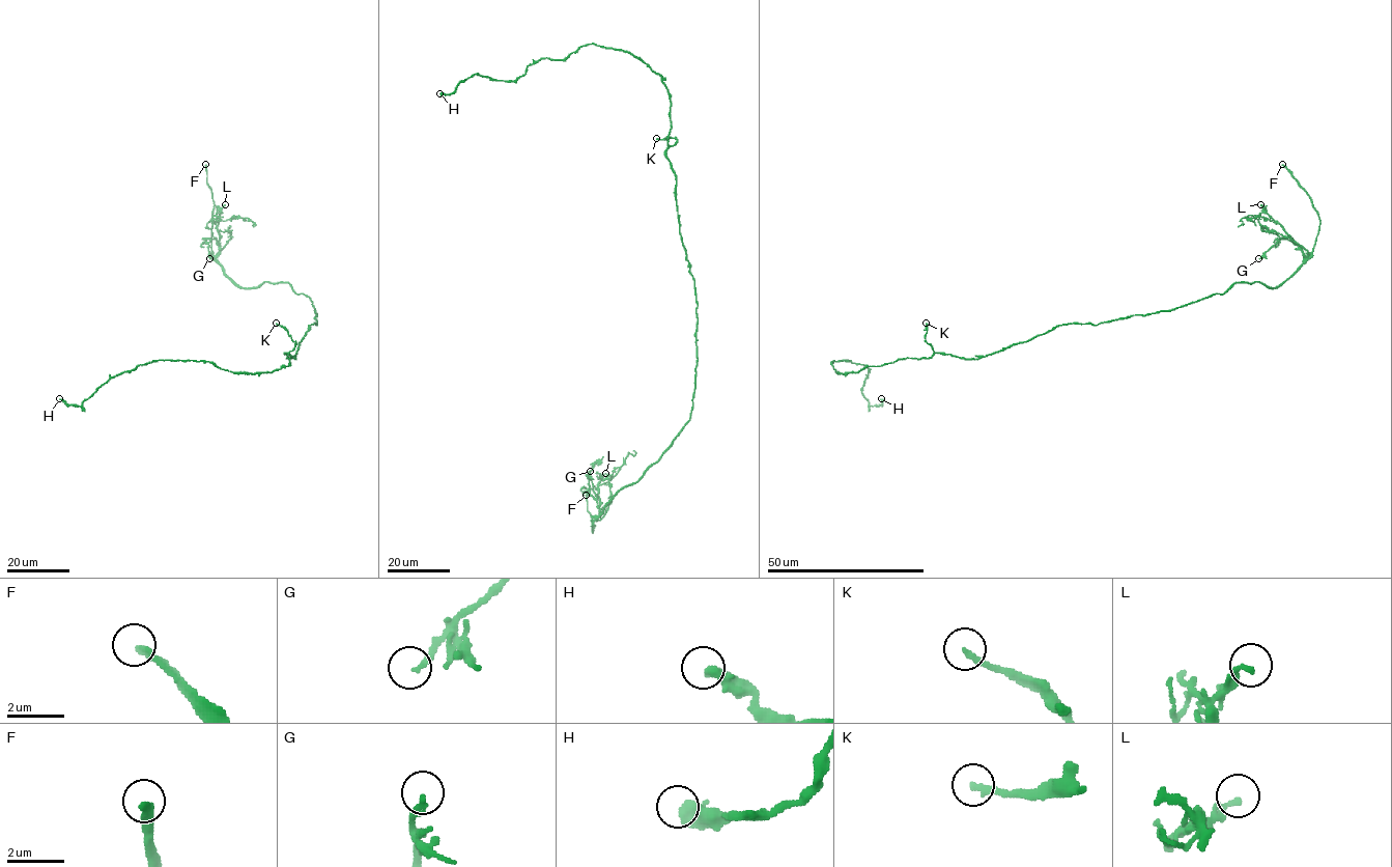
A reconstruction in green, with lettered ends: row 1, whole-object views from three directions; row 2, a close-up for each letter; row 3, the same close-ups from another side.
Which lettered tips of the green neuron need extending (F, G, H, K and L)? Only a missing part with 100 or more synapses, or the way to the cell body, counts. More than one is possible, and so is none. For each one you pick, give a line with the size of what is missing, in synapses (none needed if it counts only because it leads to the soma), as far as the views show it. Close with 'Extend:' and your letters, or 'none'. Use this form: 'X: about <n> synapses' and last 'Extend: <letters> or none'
K: about 140 synapses
Extend: F, K

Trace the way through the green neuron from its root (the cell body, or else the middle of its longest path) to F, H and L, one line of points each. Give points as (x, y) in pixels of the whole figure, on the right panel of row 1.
F: (1029, 339), (1068, 323), (1170, 311), (1236, 283), (1279, 286), (1312, 250), (1321, 223), (1311, 197), (1282, 164)
H: (1029, 339), (975, 359), (935, 353), (845, 373), (831, 362), (862, 364), (862, 394), (870, 406), (881, 398)
L: (1029, 339), (1068, 323), (1098, 325), (1170, 311), (1223, 294), (1236, 283), (1276, 288), (1305, 256), (1260, 204)

